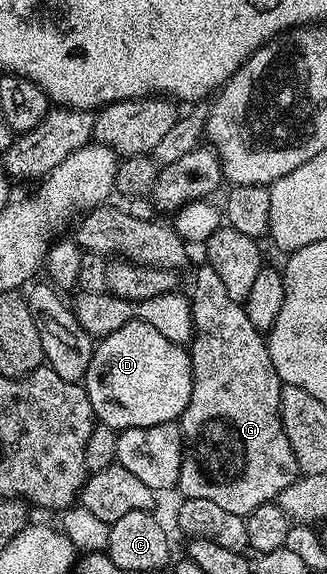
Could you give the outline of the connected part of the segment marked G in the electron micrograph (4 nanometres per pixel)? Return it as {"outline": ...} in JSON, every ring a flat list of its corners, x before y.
{"outline":[[202,265,193,275,193,291,188,292,193,313,193,338,188,348,193,366,191,401,180,417,181,438,185,452,181,455,181,472,177,487,186,499,203,497,236,515,247,516,259,505,272,503,287,485,299,478,291,441,283,433,281,420,281,388,275,365,271,365,266,336,251,325,244,306,237,303,223,286,215,269]]}

